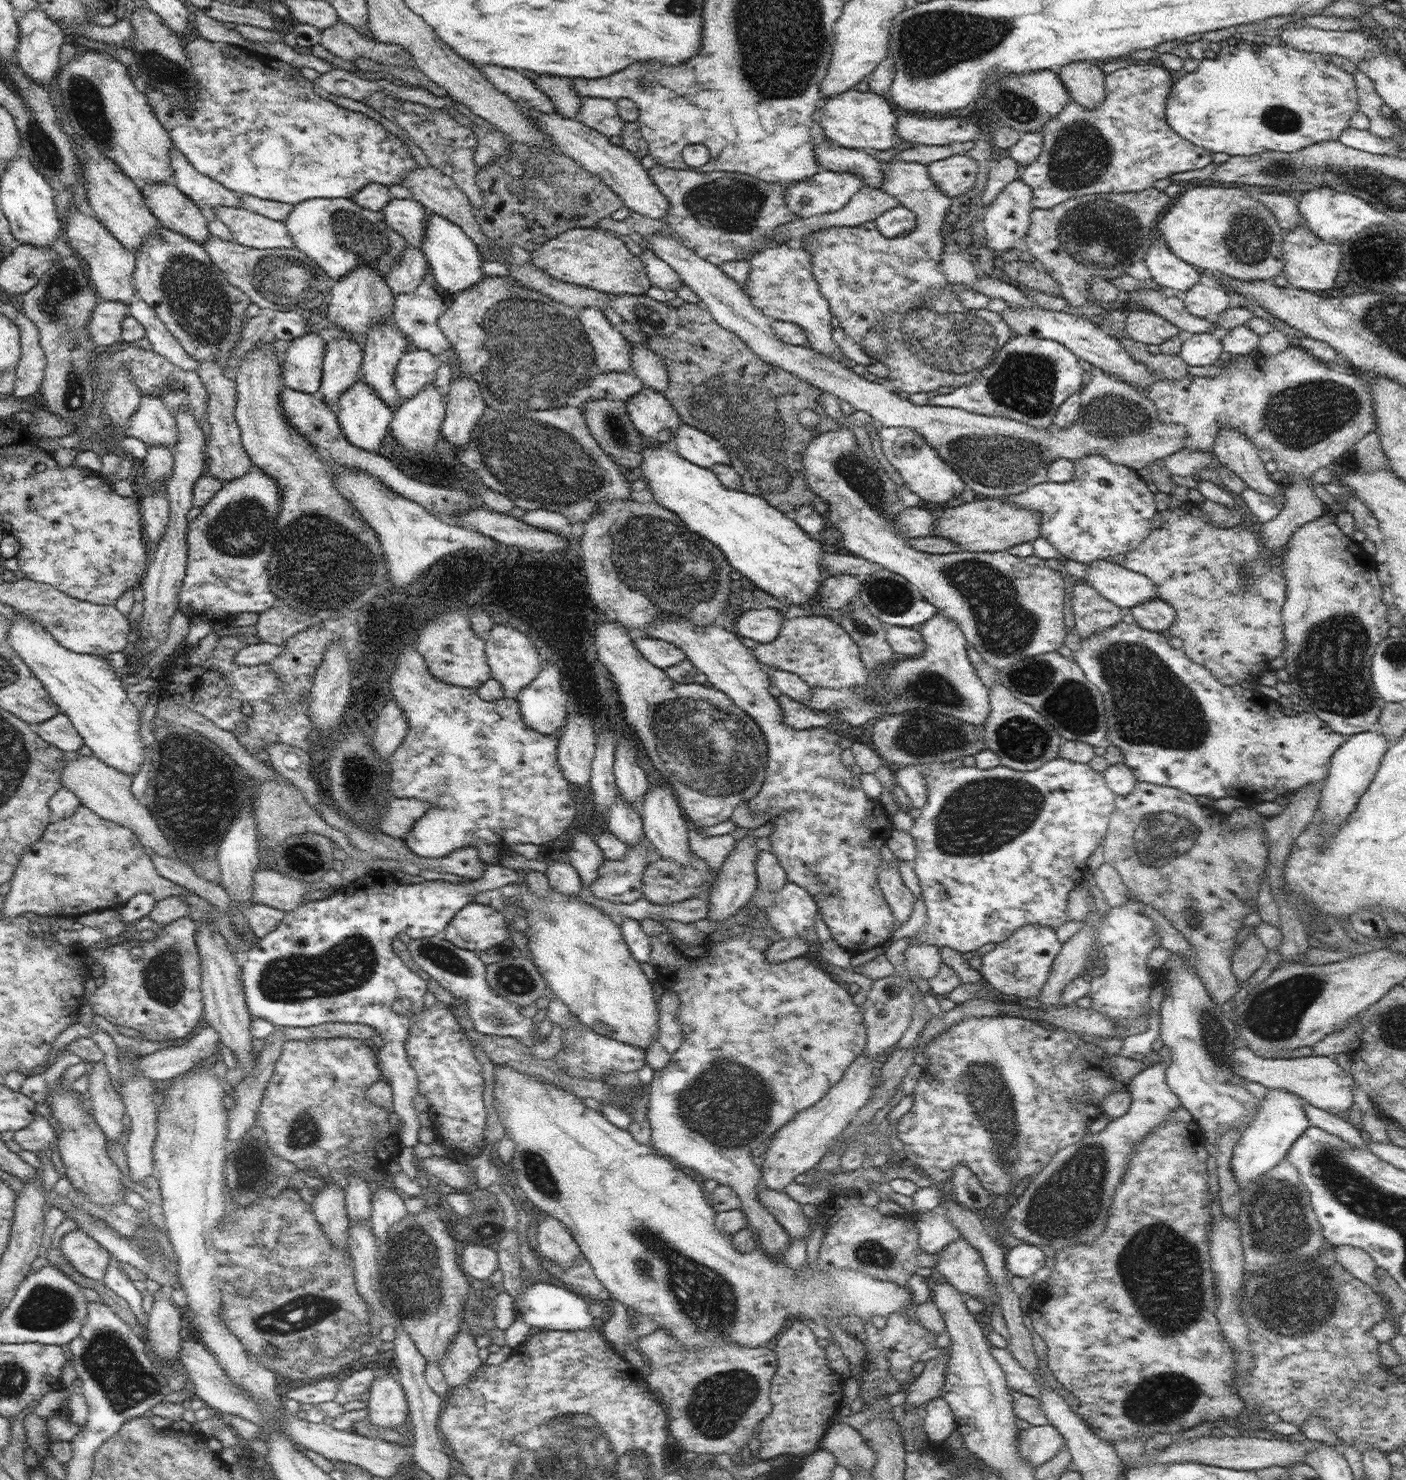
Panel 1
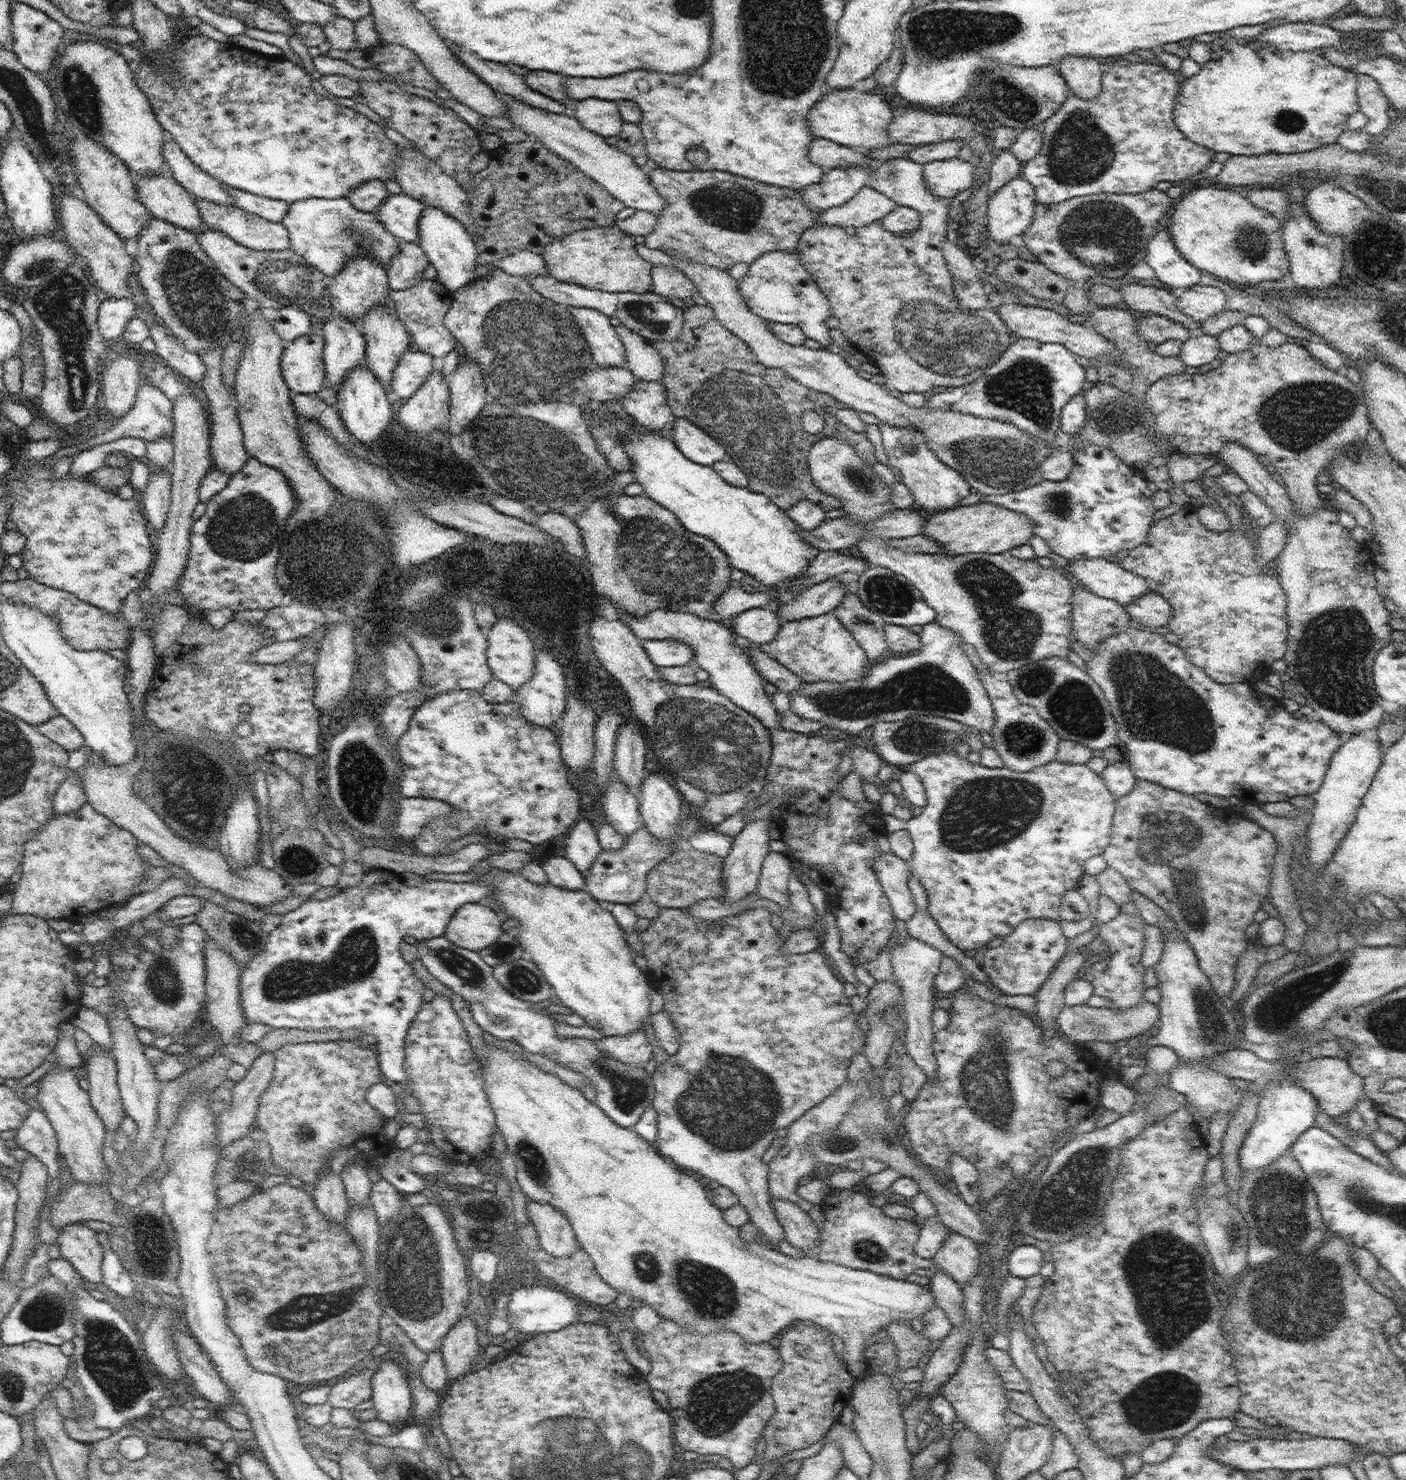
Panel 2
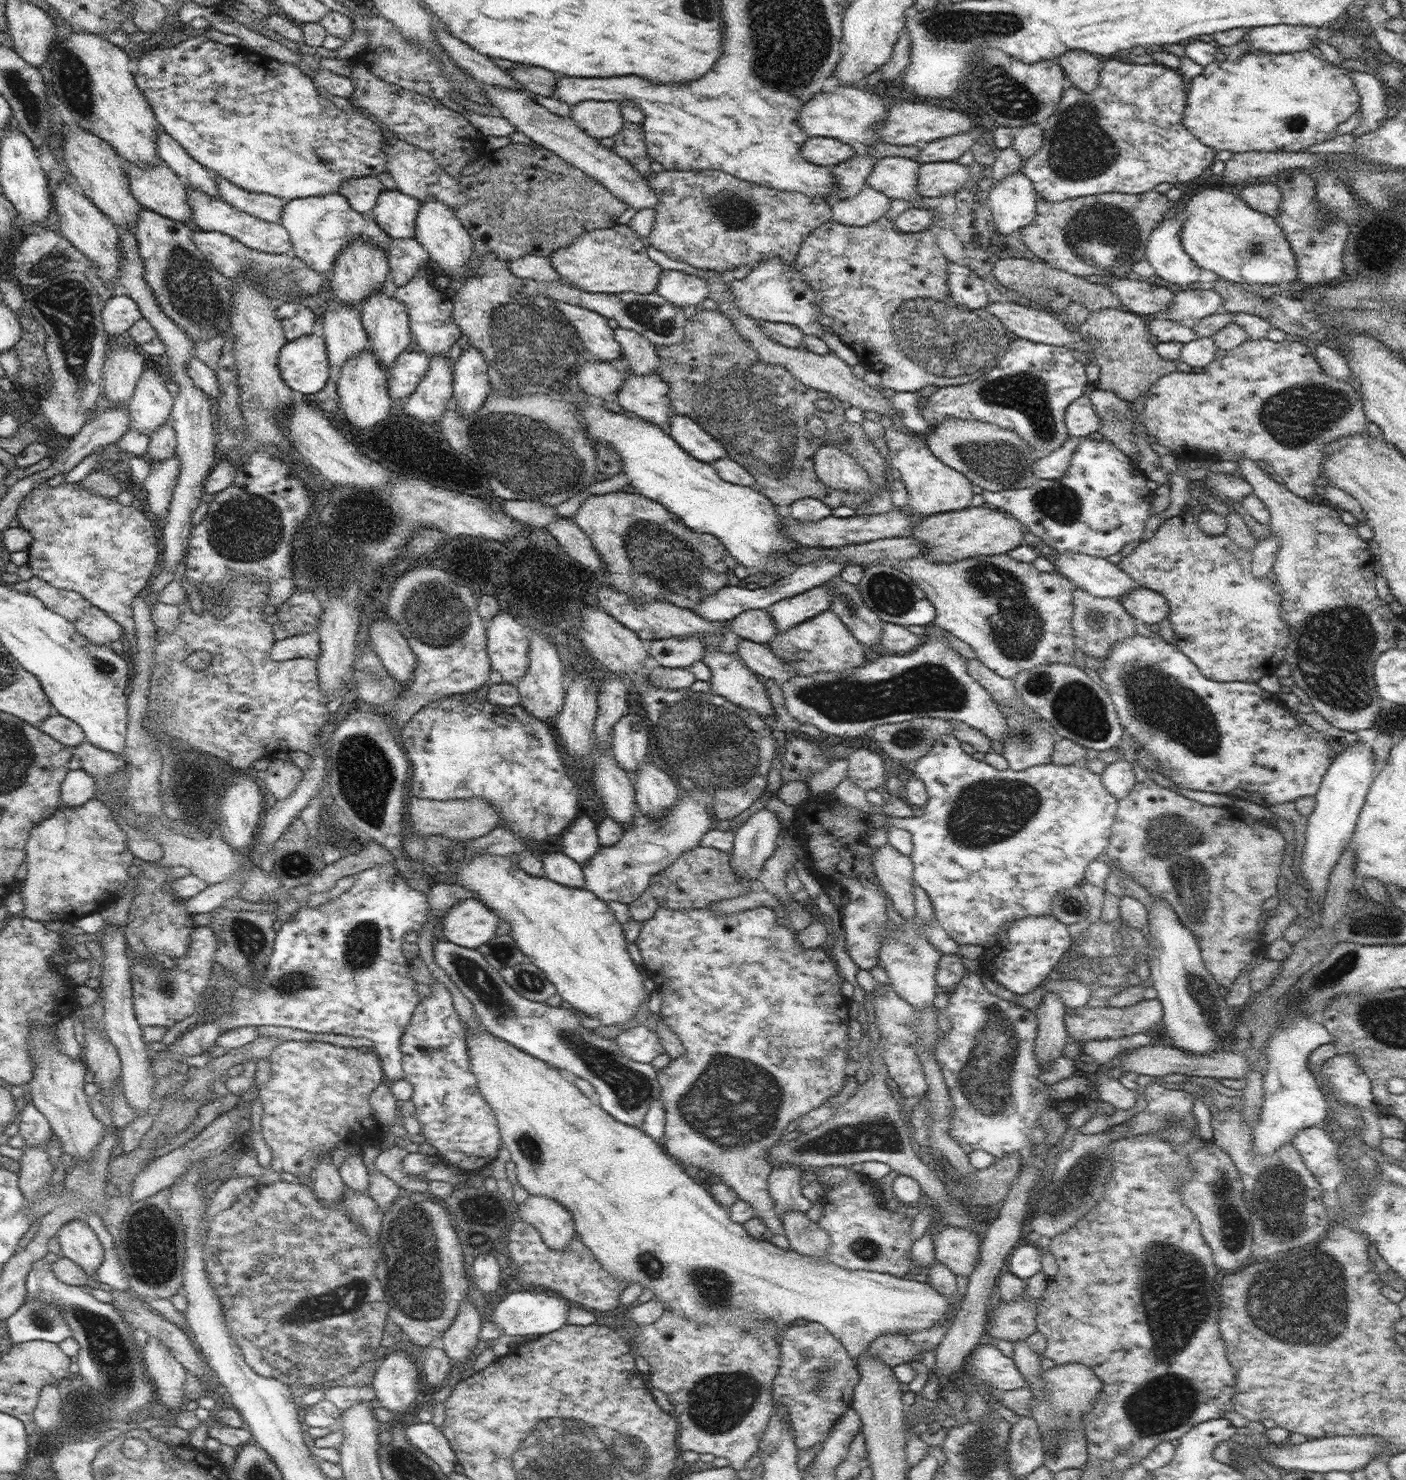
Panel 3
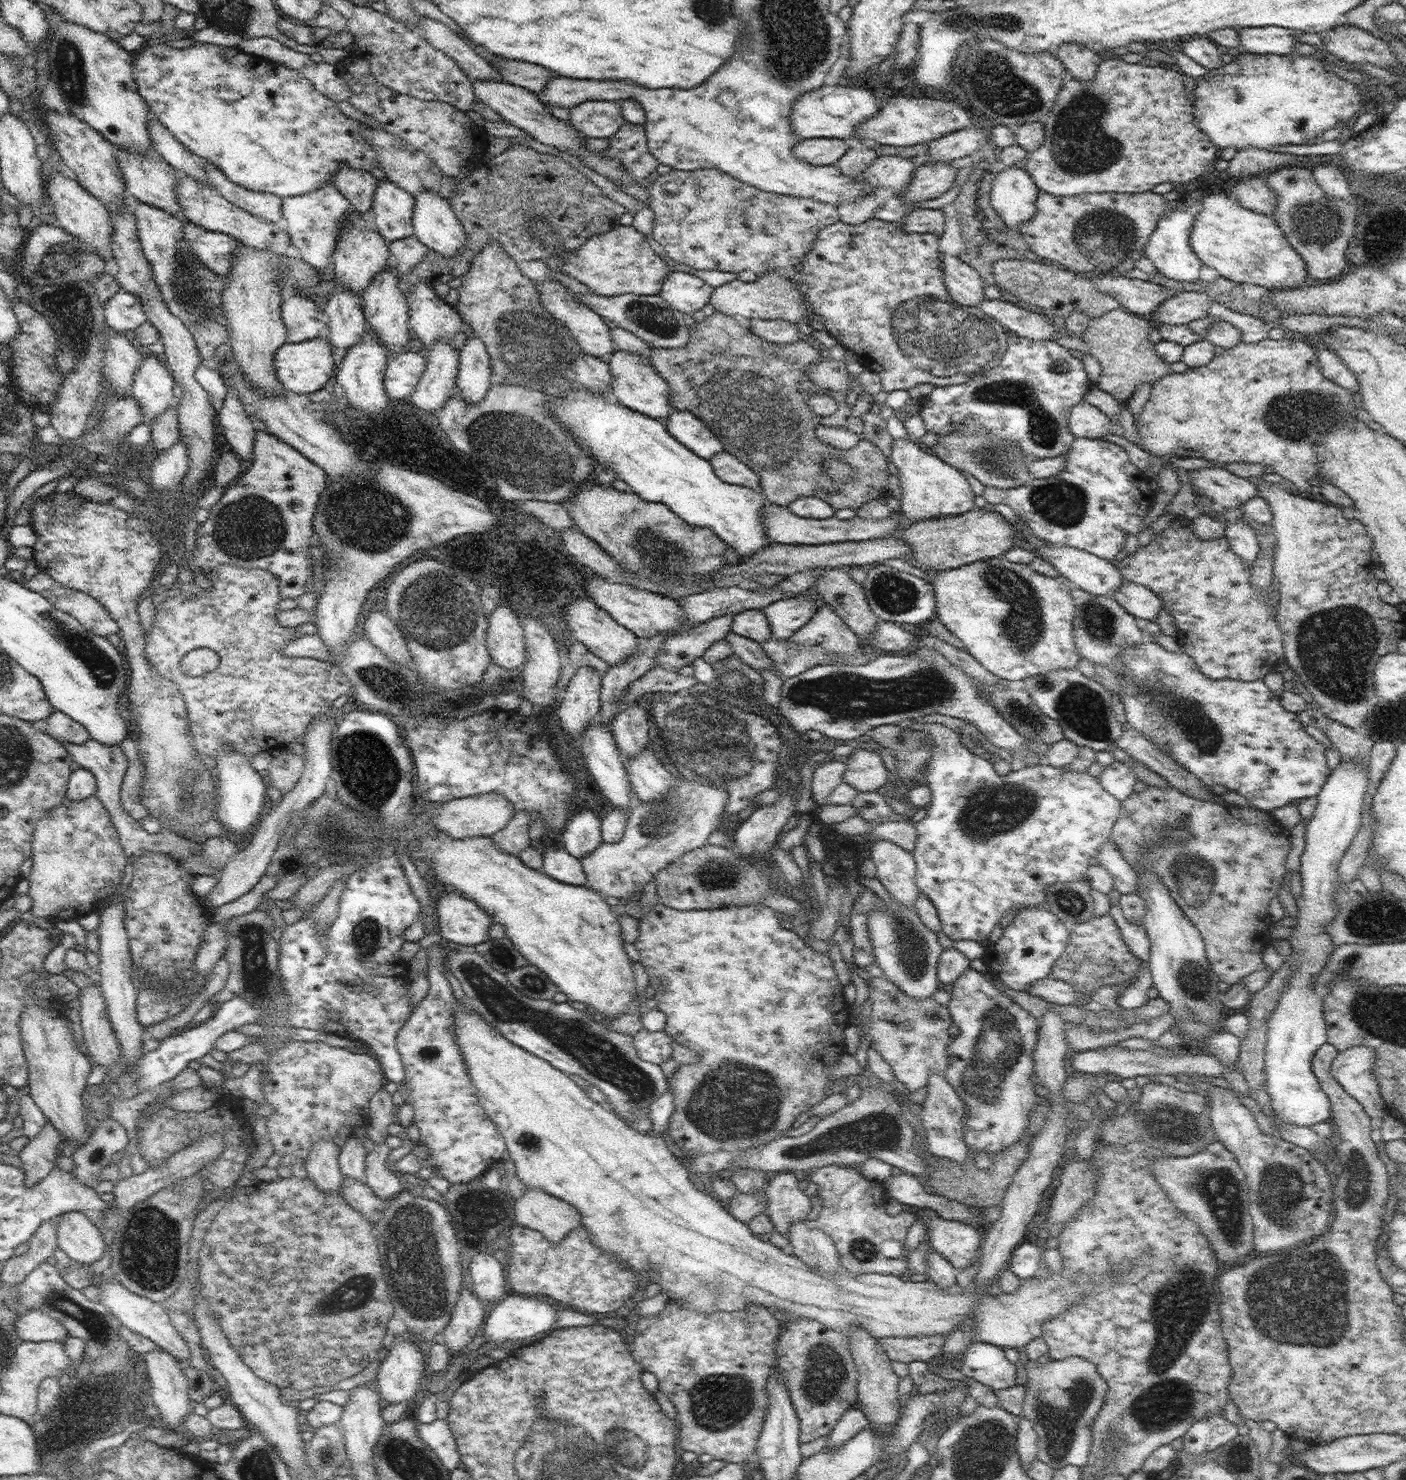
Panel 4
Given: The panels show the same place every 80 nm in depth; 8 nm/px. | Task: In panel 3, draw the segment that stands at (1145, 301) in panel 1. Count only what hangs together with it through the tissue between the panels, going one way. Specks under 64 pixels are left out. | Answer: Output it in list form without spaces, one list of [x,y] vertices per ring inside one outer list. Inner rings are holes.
[[[1114,277],[1106,286],[1122,300],[1126,310],[1141,316],[1167,311],[1173,299],[1168,288],[1156,286],[1150,281],[1140,282]]]

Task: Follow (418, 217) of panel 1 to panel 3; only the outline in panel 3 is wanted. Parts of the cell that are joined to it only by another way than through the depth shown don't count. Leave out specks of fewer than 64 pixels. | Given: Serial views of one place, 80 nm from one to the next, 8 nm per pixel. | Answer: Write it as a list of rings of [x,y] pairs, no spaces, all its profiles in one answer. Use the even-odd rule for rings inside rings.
[[[384,189],[372,212],[375,223],[391,239],[415,238],[415,221],[422,202],[396,190]]]

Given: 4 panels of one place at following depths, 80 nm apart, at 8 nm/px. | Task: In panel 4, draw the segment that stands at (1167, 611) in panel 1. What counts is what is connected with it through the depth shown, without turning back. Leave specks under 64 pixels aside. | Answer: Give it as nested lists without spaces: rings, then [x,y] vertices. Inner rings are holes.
[[[1124,580],[1113,596],[1129,614],[1150,622],[1157,619],[1163,608],[1163,600],[1153,590],[1134,581]]]

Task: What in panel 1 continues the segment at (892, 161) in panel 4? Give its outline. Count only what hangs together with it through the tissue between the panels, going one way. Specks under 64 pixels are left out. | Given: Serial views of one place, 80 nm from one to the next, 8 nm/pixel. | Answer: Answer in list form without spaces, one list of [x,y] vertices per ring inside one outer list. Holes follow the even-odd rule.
[[[889,162],[884,165],[884,184],[882,190],[886,194],[890,194],[896,198],[898,202],[905,208],[912,210],[917,219],[917,225],[912,232],[895,236],[894,238],[886,238],[883,234],[880,234],[876,222],[870,220],[869,222],[862,223],[858,226],[838,226],[830,227],[814,232],[805,234],[797,242],[803,246],[804,250],[807,250],[811,254],[811,266],[813,268],[813,276],[816,283],[819,285],[820,293],[824,295],[824,298],[829,302],[829,309],[832,314],[839,318],[841,327],[845,329],[845,332],[856,344],[860,344],[862,347],[865,341],[866,333],[873,328],[873,326],[881,326],[883,324],[883,335],[885,336],[885,346],[889,348],[885,359],[880,360],[884,363],[889,370],[889,376],[886,378],[889,387],[895,391],[907,392],[908,394],[916,394],[916,392],[932,392],[938,390],[940,386],[953,386],[958,388],[959,386],[968,385],[972,382],[973,378],[980,374],[995,358],[995,355],[999,350],[1004,348],[1004,345],[1009,339],[1014,336],[1014,331],[1011,326],[1002,318],[1001,313],[996,313],[988,309],[977,311],[968,310],[964,308],[964,305],[960,302],[959,296],[948,288],[948,278],[942,274],[940,269],[940,260],[943,257],[945,250],[945,244],[942,240],[941,228],[944,223],[946,213],[950,204],[949,196],[946,196],[943,192],[940,192],[938,186],[932,183],[930,179],[930,173],[926,165],[914,162]]]

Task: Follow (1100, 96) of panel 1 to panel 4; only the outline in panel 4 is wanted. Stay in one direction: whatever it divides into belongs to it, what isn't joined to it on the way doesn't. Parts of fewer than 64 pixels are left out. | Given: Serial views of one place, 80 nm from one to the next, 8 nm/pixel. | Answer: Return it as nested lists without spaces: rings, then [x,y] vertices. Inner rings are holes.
[[[1064,43],[1054,55],[1065,66],[1066,77],[1082,82],[1091,81],[1102,62],[1098,52],[1078,43]]]

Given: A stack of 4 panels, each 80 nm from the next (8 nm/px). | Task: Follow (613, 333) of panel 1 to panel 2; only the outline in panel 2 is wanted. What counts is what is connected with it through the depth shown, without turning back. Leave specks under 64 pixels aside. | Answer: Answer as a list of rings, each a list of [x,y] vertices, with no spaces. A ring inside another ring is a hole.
[[[569,307],[569,311],[582,329],[595,366],[616,367],[626,361],[623,342],[608,316],[586,307]]]

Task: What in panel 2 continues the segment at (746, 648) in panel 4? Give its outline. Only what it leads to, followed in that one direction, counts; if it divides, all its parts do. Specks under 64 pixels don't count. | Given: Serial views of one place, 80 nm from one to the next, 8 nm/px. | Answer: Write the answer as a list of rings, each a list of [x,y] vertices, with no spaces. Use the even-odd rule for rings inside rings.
[[[758,645],[752,646],[747,650],[751,654],[752,665],[768,682],[784,693],[798,692],[802,688],[802,680],[792,671],[788,671],[780,662],[774,658],[768,658]]]

